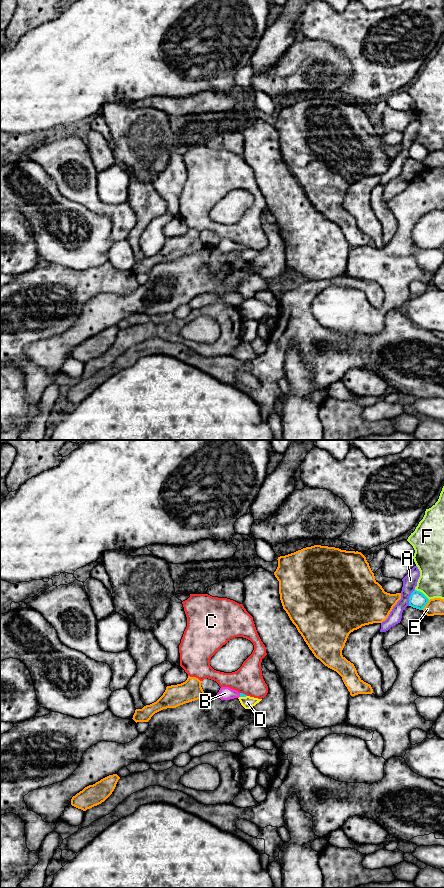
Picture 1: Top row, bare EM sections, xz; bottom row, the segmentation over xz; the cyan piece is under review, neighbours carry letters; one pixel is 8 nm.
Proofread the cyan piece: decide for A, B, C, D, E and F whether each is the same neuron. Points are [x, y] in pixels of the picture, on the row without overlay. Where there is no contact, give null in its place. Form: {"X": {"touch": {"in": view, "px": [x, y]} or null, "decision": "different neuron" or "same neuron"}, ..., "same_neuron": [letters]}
{"A": {"touch": {"in": "xz", "px": [409, 149]}, "decision": "different neuron"}, "B": {"touch": {"in": "xz", "px": [240, 247]}, "decision": "same neuron"}, "C": {"touch": {"in": "xz", "px": [244, 246]}, "decision": "different neuron"}, "D": {"touch": {"in": "xz", "px": [243, 248]}, "decision": "different neuron"}, "E": {"touch": {"in": "xz", "px": [425, 157]}, "decision": "different neuron"}, "F": {"touch": {"in": "xz", "px": [421, 144]}, "decision": "different neuron"}, "same_neuron": ["B"]}

